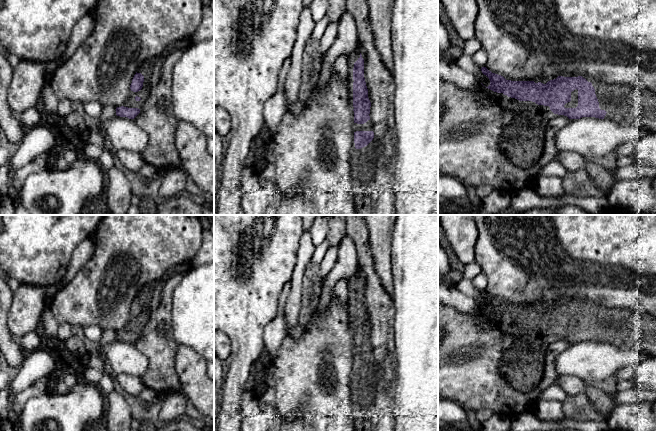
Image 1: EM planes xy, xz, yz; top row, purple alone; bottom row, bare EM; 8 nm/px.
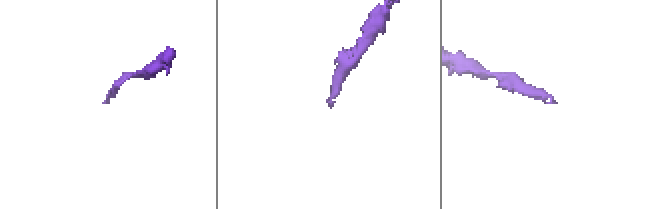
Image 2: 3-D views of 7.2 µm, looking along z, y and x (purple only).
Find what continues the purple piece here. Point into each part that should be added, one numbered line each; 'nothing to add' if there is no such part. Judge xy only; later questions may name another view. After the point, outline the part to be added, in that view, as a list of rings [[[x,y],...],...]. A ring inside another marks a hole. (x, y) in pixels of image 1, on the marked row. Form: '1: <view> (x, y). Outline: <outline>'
1: xy (151, 68). Outline: [[[165,54],[146,59],[138,68],[137,73],[144,76],[143,87],[138,92],[130,92],[124,107],[141,109],[147,100],[150,91],[160,81]]]

